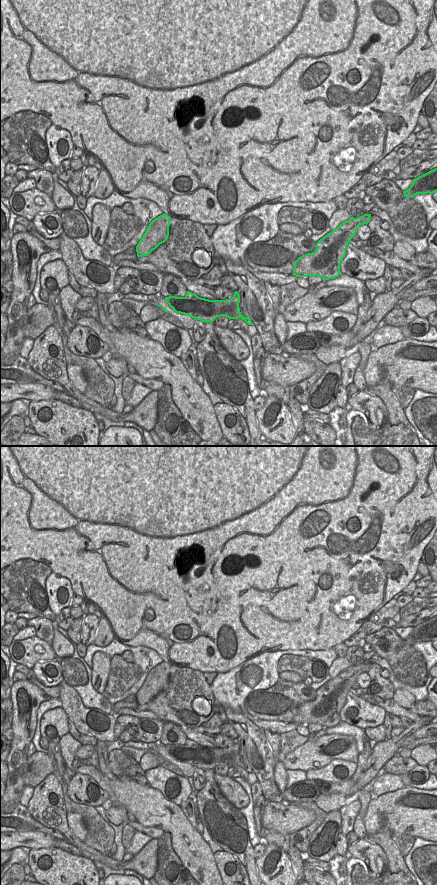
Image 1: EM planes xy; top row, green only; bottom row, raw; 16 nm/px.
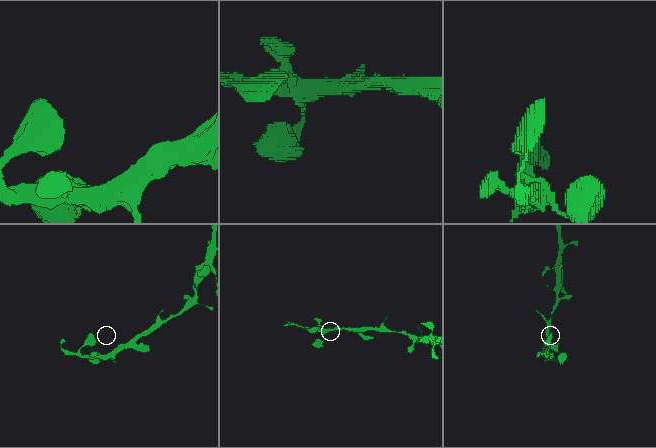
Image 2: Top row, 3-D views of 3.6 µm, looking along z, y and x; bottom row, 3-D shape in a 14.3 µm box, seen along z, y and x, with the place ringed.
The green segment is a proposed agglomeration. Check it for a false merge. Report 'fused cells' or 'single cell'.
single cell

